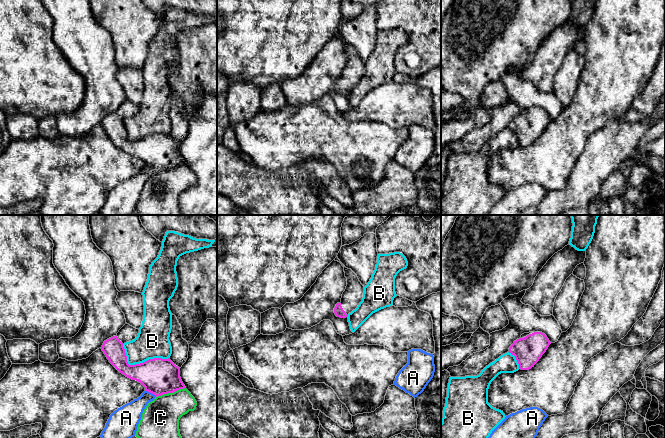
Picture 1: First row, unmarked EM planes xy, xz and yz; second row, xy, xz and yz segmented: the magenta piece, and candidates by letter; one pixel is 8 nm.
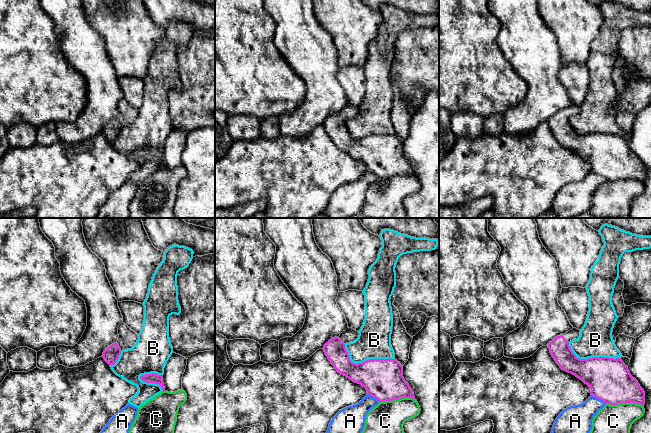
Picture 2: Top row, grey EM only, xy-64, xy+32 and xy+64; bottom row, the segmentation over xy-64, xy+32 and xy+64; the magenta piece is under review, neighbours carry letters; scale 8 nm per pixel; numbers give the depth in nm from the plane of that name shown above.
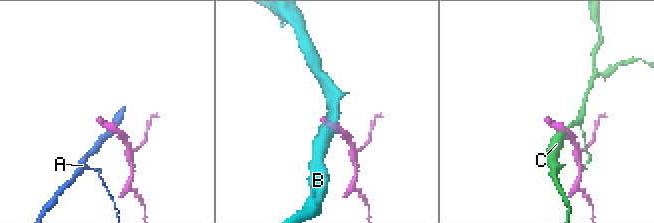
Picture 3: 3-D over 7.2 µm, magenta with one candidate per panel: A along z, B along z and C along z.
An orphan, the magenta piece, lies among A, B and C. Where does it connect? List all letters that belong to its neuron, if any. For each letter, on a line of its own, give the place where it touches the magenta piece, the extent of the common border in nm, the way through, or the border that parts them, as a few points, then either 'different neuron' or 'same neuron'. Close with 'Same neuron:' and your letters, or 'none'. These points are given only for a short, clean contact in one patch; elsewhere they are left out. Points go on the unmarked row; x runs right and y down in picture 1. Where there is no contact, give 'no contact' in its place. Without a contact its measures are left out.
A: contact xy (151, 168); length 110 nm; border xy (145, 166), (156, 172); different neuron
B: contact xy (139, 140); length 400 nm; different neuron
C: contact xy (170, 168); length 260 nm; different neuron
Same neuron: none

